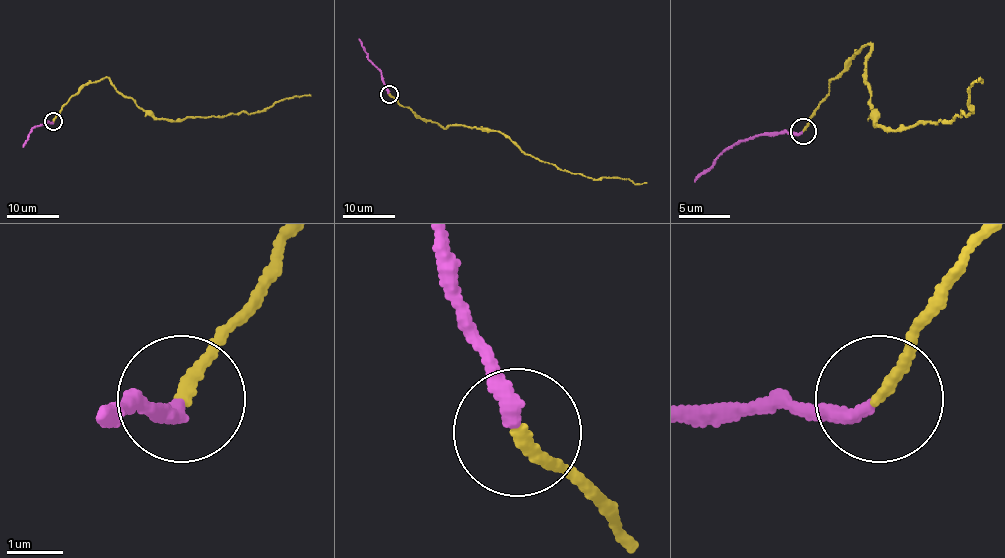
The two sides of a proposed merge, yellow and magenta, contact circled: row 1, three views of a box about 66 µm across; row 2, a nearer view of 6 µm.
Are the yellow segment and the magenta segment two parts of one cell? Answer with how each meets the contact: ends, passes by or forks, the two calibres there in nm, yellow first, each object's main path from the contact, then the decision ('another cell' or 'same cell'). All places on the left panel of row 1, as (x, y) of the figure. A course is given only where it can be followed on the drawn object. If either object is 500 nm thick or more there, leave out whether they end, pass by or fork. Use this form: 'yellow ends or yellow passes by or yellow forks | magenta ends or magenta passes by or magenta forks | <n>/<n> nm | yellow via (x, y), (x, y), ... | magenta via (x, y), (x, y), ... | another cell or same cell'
yellow ends | magenta ends | 200/280 nm | yellow via (53, 121), (86, 84), (108, 78), (138, 107), (165, 120), (264, 111), (281, 100), (310, 96) | magenta via (53, 121), (35, 126), (23, 147) | another cell

